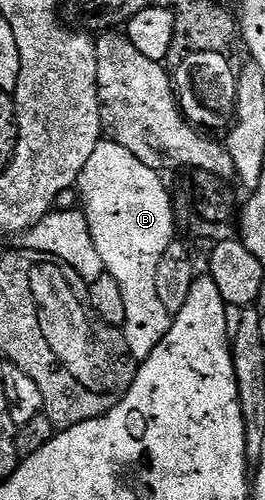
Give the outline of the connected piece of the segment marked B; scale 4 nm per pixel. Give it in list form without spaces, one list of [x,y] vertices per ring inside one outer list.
[[[100,140],[97,148],[93,148],[93,156],[89,156],[85,168],[81,168],[77,183],[77,191],[83,197],[81,209],[87,215],[93,244],[97,252],[101,252],[103,269],[121,287],[121,297],[125,299],[125,324],[121,329],[131,354],[139,364],[151,355],[157,344],[161,344],[173,321],[172,314],[161,304],[156,289],[156,271],[161,256],[177,238],[175,206],[171,203],[171,194],[163,183],[163,177],[160,171],[149,168],[149,164],[141,164],[141,160],[137,160],[129,148],[121,148],[121,144],[110,140]]]

